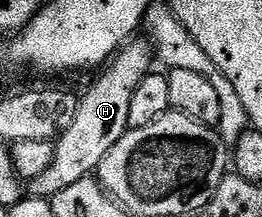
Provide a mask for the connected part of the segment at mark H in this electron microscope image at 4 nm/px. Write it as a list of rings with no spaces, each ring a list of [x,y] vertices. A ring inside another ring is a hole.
[[[142,35],[127,41],[114,54],[109,64],[99,72],[103,73],[87,87],[86,94],[83,92],[79,96],[76,119],[72,119],[72,127],[68,127],[68,131],[64,131],[64,135],[58,138],[54,146],[54,158],[52,163],[48,163],[48,171],[36,175],[36,179],[29,182],[28,189],[33,196],[53,199],[56,195],[60,195],[60,191],[64,191],[64,187],[72,187],[72,183],[80,183],[80,179],[89,177],[98,170],[104,155],[108,155],[108,151],[112,151],[112,147],[116,147],[116,143],[120,143],[122,136],[130,129],[128,111],[132,107],[132,95],[136,91],[136,87],[140,87],[140,83],[144,83],[144,79],[152,71],[153,65],[150,64],[155,64],[155,61],[154,43]]]

